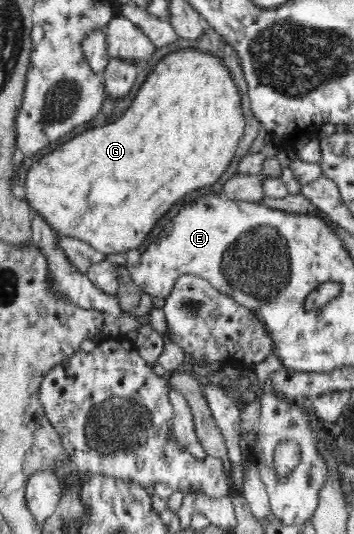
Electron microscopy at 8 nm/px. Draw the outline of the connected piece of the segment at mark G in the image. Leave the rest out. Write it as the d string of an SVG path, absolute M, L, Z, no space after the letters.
M190 47L176 50L161 58L160 62L157 62L156 66L152 68L152 72L148 74L144 83L136 86L134 102L124 111L124 116L120 120L78 133L78 136L68 140L66 144L58 146L54 152L48 152L46 156L42 156L38 162L35 161L30 166L28 174L26 174L26 200L28 200L26 204L30 204L30 209L37 216L42 217L56 233L84 241L102 254L118 254L137 249L160 217L168 212L178 200L180 202L186 194L193 190L214 184L224 174L235 155L238 141L244 134L244 126L246 126L246 120L242 113L240 94L238 94L238 87L234 85L232 74L226 63L208 51Z

